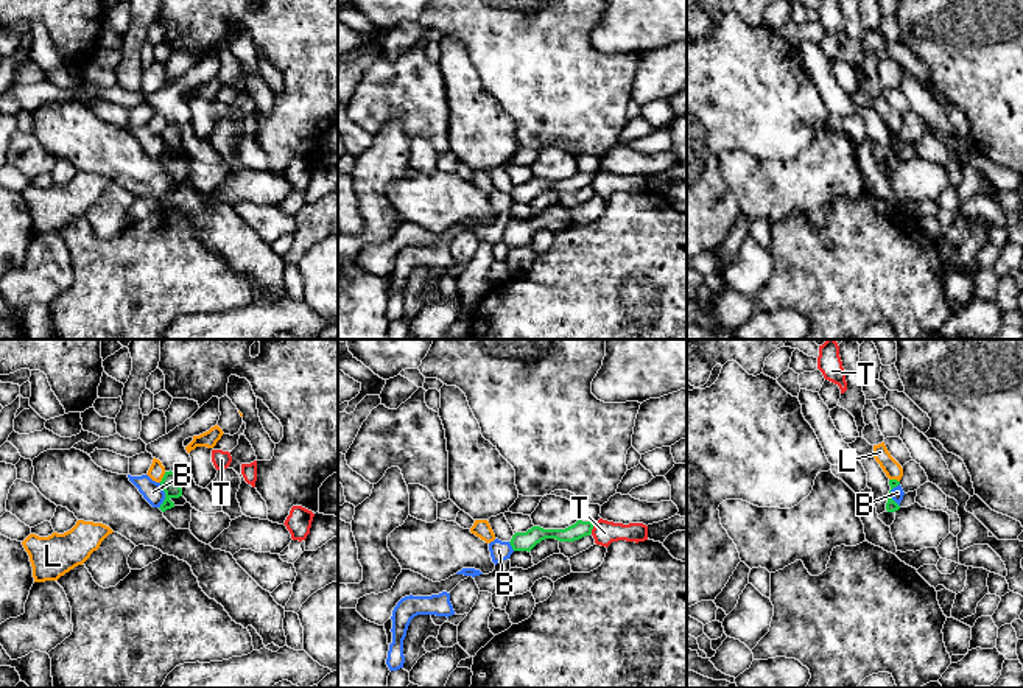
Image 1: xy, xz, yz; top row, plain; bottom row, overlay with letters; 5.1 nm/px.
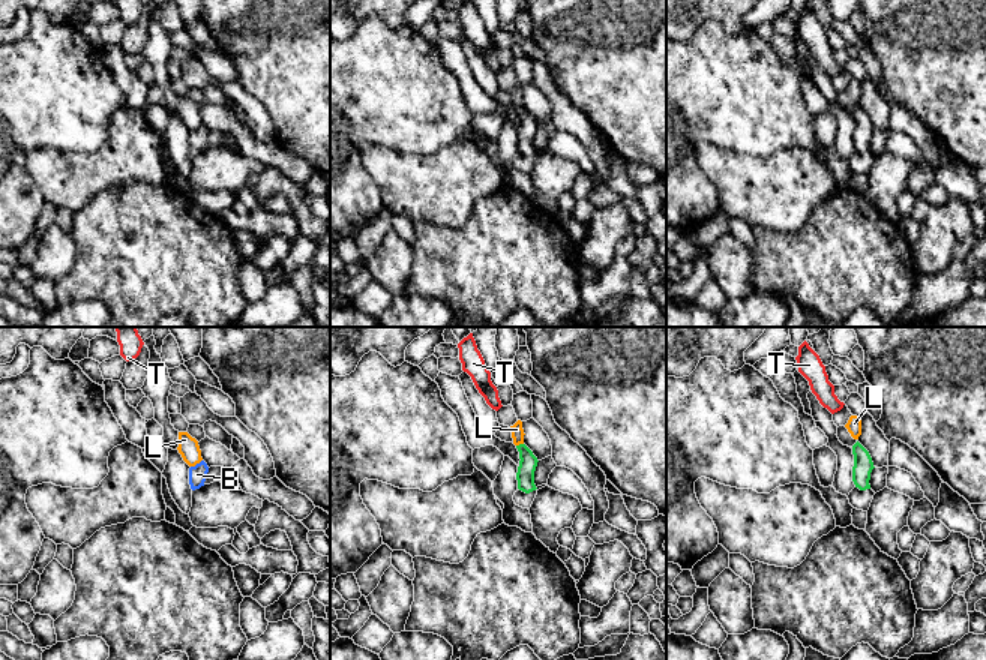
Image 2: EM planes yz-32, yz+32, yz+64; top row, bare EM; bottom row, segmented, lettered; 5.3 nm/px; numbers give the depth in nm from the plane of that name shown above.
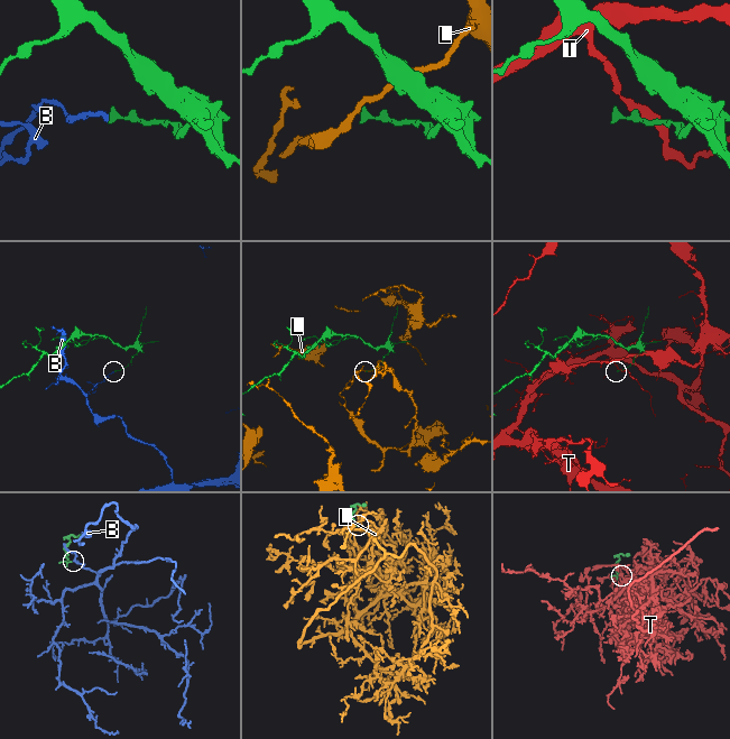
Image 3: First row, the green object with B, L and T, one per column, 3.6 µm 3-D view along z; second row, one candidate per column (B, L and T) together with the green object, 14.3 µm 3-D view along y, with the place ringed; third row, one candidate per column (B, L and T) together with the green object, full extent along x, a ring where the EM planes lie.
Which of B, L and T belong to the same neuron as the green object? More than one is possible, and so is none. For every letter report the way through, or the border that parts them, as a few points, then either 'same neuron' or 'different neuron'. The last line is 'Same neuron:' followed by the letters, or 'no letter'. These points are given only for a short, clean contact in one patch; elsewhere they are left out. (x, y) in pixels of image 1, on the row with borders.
B: border along xy (161, 483), (164, 501), (159, 508); different neuron
L: border along xy (165, 472), (159, 481); different neuron
T: border along xz (595, 523), (590, 533); different neuron
Same neuron: no letter

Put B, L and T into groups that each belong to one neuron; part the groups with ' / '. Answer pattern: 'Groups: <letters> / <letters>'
Groups: B / L / T

